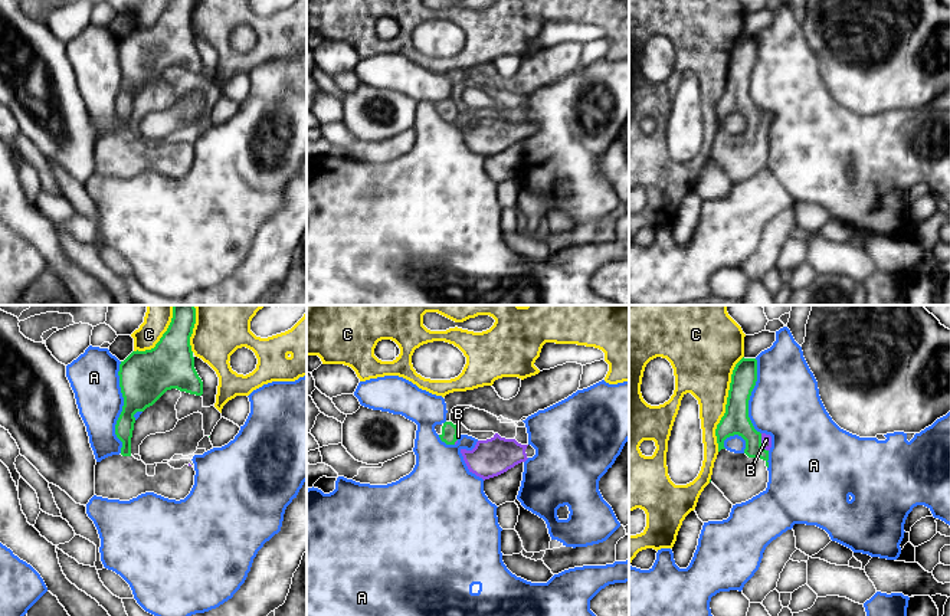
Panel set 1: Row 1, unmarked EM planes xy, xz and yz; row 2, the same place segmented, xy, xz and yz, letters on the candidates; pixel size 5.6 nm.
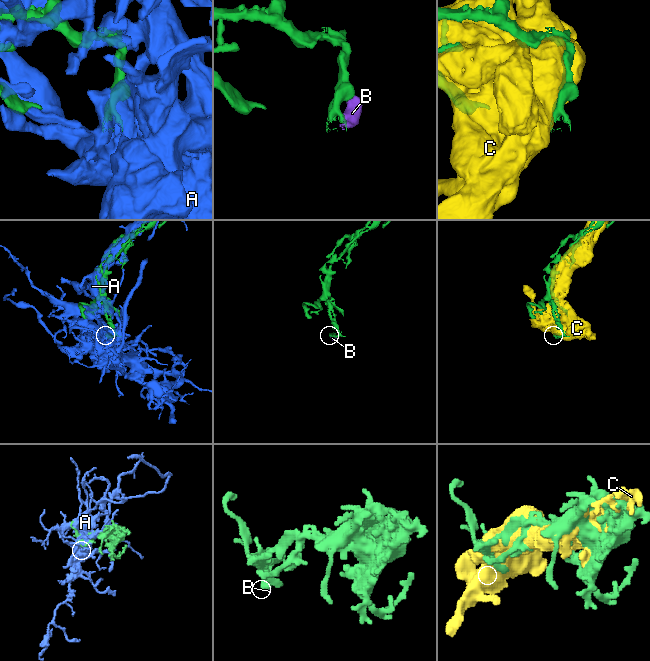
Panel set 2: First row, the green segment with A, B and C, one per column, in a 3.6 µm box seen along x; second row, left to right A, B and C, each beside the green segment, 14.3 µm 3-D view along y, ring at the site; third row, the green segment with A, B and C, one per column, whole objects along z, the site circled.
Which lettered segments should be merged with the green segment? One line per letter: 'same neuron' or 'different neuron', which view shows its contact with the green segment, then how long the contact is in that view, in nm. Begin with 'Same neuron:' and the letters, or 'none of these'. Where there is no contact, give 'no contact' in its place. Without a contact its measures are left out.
Same neuron: B
A: different neuron | xy | 500 nm
B: same neuron | yz | 110 nm
C: different neuron | yz | 550 nm

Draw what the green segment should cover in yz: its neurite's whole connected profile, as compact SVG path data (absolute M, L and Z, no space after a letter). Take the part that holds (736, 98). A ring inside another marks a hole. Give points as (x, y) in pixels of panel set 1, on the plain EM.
M741 36L731 52L725 91L715 107L718 132L711 160L733 181L741 181L766 168L772 114L754 107L748 95L748 78L757 59L757 37ZM738 112L746 118L743 131L724 125L724 118Z

